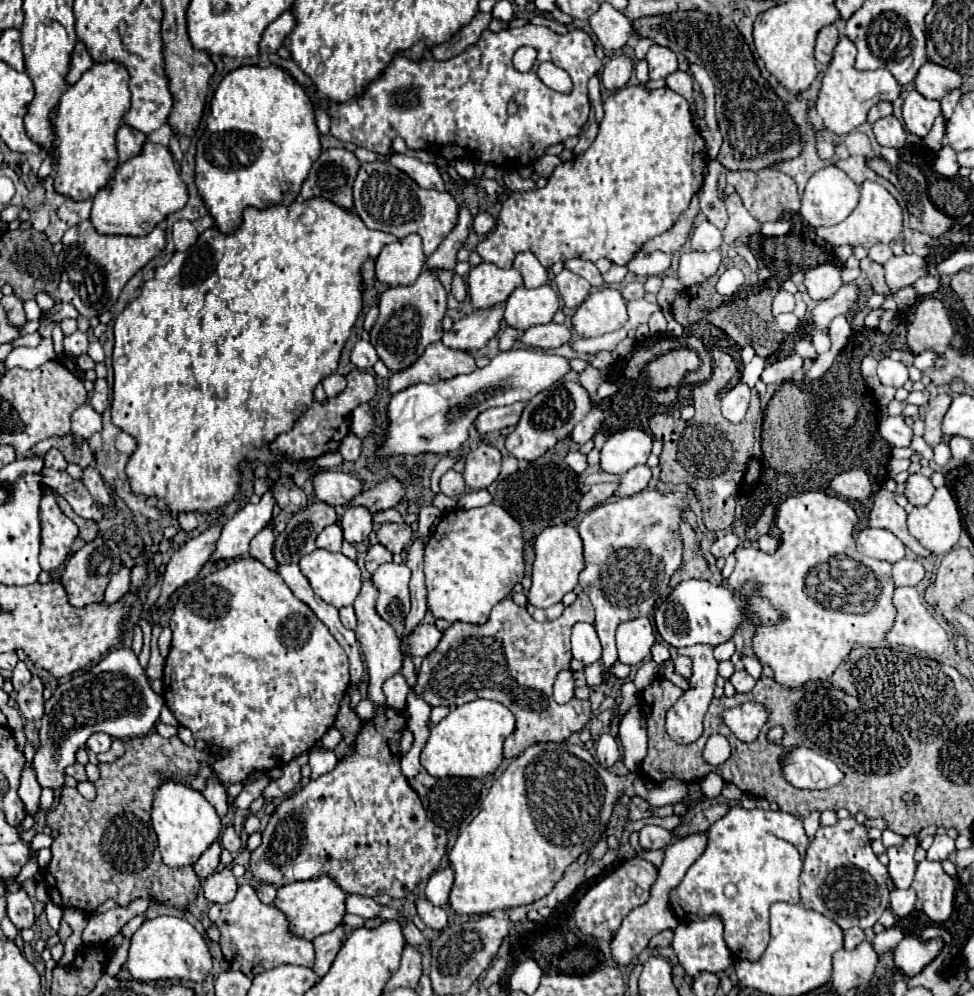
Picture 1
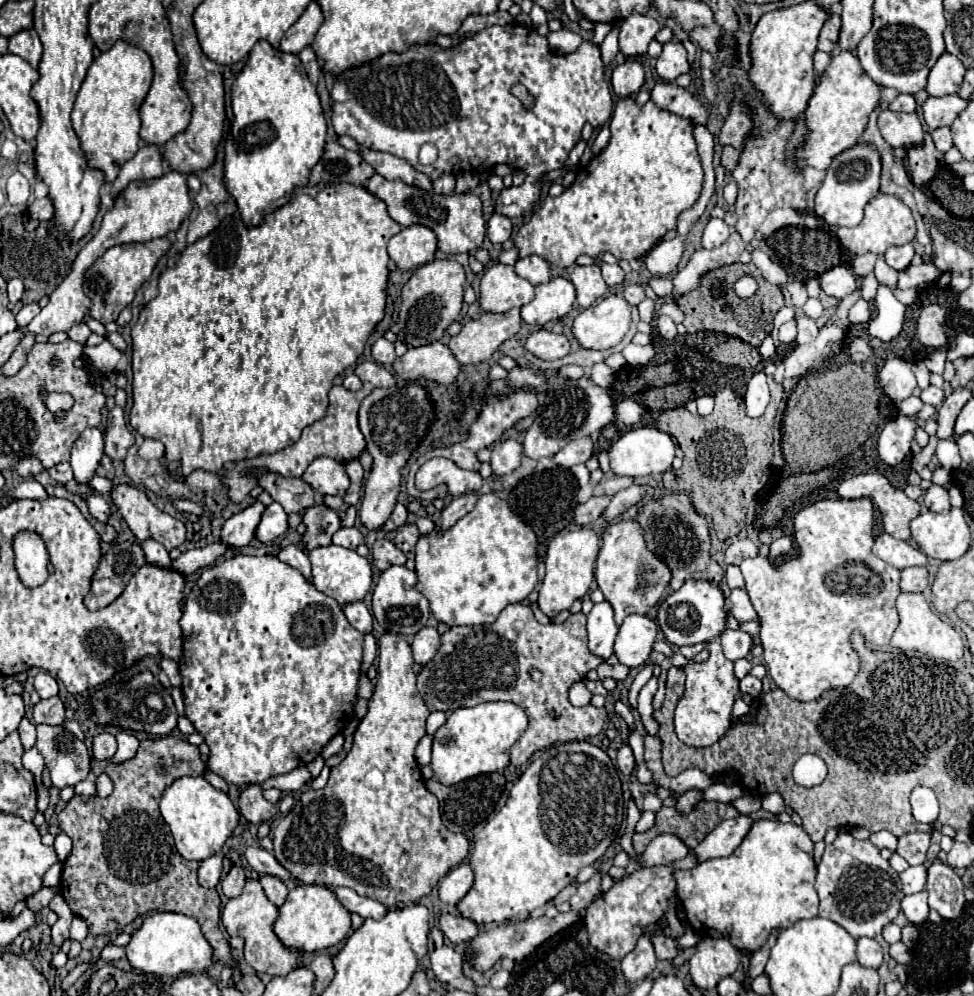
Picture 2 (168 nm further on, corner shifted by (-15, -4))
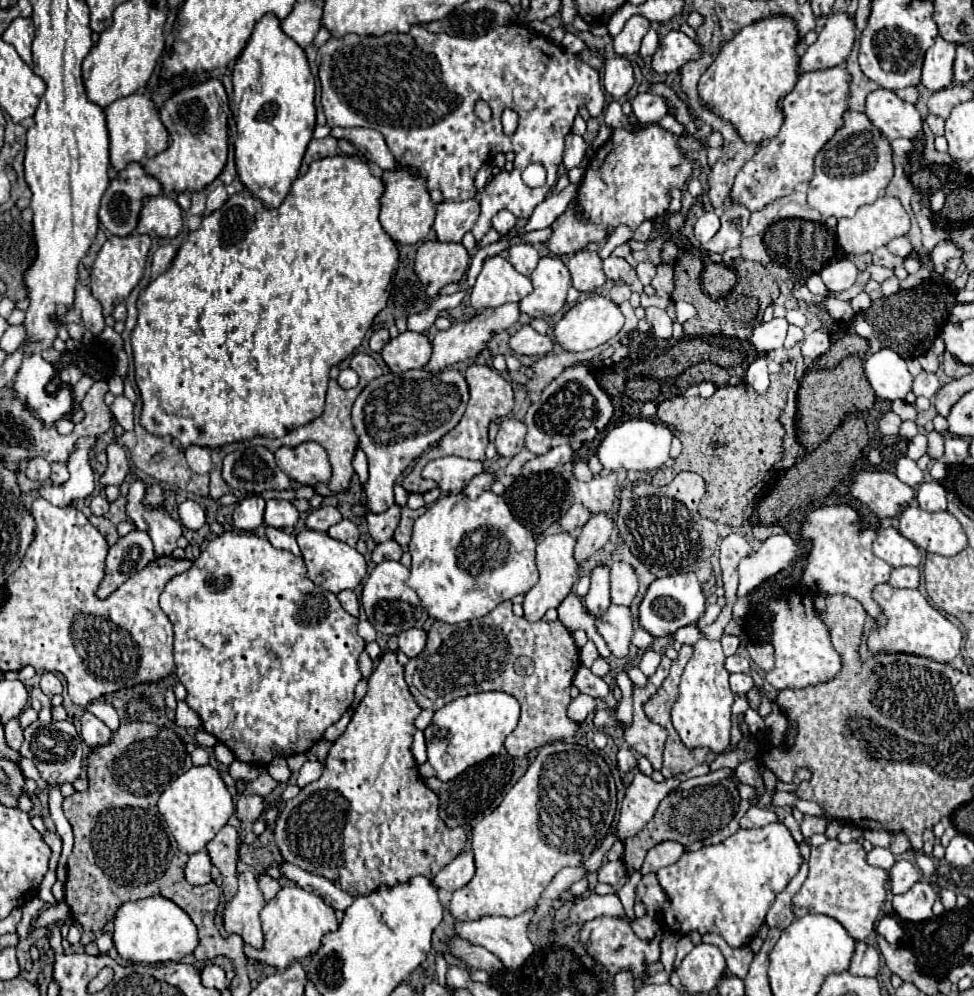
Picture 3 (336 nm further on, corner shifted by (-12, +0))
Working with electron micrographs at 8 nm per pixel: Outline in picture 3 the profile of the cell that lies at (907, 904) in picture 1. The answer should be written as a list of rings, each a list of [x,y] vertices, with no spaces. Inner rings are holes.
[[[925,881],[915,883],[907,893],[893,897],[893,909],[903,921],[927,921],[933,919],[933,903],[937,893]]]

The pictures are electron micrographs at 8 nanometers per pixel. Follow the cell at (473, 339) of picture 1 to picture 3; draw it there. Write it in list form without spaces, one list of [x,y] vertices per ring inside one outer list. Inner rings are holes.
[[[505,303],[505,305],[501,305],[501,307],[481,311],[481,313],[475,315],[471,321],[451,325],[451,327],[445,329],[445,331],[437,331],[437,335],[435,335],[433,341],[431,341],[431,345],[433,345],[431,359],[429,359],[429,363],[423,367],[423,371],[437,373],[437,371],[441,371],[441,369],[445,369],[445,367],[457,363],[457,361],[465,361],[465,359],[471,359],[471,357],[479,355],[479,353],[487,347],[487,341],[491,339],[491,333],[503,331],[503,329],[511,327],[517,319],[519,319],[519,303]]]

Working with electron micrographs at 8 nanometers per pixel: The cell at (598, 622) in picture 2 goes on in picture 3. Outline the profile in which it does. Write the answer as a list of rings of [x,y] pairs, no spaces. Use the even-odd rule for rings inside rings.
[[[597,565],[591,569],[591,589],[585,597],[587,611],[591,615],[601,615],[609,605],[609,567],[607,565]]]

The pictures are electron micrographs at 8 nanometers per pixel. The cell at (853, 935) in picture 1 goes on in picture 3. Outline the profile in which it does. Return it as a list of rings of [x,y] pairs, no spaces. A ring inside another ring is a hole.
[[[863,941],[857,943],[855,955],[851,959],[849,973],[859,977],[875,977],[879,971],[879,951]]]

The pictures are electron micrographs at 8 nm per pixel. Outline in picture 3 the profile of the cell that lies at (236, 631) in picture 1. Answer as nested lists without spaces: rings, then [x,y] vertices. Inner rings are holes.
[[[227,531],[219,537],[215,537],[213,541],[209,541],[207,549],[199,555],[199,559],[193,561],[189,571],[169,579],[169,583],[165,585],[165,589],[159,597],[159,605],[173,625],[173,633],[175,633],[173,657],[175,657],[175,665],[177,665],[175,675],[187,689],[187,699],[185,699],[187,705],[201,717],[203,729],[207,733],[215,735],[217,741],[227,745],[239,761],[267,765],[275,757],[289,757],[295,753],[305,753],[323,737],[323,733],[329,725],[333,725],[335,721],[341,719],[341,715],[353,703],[355,685],[363,677],[359,671],[359,665],[357,665],[361,651],[365,649],[365,641],[357,633],[359,619],[349,615],[347,611],[341,611],[341,603],[337,603],[337,597],[331,591],[317,587],[307,577],[307,569],[305,569],[305,563],[301,557],[293,555],[291,551],[273,547],[265,537],[257,537],[255,533],[235,533],[235,531]]]

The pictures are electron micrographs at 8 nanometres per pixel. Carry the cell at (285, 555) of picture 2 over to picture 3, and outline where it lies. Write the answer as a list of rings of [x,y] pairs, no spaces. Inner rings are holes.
[[[267,527],[267,529],[265,529],[265,535],[267,535],[267,539],[271,541],[271,545],[275,545],[277,549],[287,549],[287,551],[291,551],[291,553],[295,553],[295,555],[301,555],[301,553],[299,553],[299,545],[297,545],[297,541],[295,541],[295,535],[285,533],[285,531],[281,531],[281,529],[275,529],[275,527]]]

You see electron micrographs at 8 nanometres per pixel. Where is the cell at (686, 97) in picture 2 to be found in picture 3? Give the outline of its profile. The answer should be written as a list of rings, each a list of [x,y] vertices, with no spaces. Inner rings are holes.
[[[639,93],[633,99],[633,115],[641,123],[655,123],[669,113],[671,113],[671,109],[667,107],[663,97],[657,97],[651,93]]]

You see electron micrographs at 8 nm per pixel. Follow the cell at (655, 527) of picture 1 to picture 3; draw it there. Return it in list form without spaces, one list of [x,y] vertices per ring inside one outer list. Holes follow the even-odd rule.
[[[615,563],[611,565],[611,603],[629,607],[637,593],[637,575],[631,565]]]

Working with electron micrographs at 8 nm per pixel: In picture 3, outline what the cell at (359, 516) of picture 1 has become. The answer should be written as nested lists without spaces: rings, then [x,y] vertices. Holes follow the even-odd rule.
[[[443,369],[437,373],[387,373],[373,379],[361,391],[353,405],[353,427],[359,437],[359,447],[369,459],[369,483],[365,485],[365,495],[371,513],[383,513],[395,503],[393,483],[397,477],[429,445],[437,443],[461,421],[467,401],[467,381],[457,369]]]

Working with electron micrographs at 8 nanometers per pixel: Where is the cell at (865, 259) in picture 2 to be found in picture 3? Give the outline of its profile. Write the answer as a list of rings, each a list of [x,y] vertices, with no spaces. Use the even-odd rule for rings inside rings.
[[[875,264],[869,266],[867,271],[870,273],[871,278],[877,281],[879,284],[883,283],[883,281],[894,275],[894,272],[891,269]]]

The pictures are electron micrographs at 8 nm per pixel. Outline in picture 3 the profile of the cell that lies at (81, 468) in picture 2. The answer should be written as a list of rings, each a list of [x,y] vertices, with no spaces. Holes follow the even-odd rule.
[[[83,437],[77,441],[77,449],[73,451],[69,459],[69,481],[57,487],[41,487],[39,493],[47,501],[51,501],[57,507],[69,507],[71,503],[85,499],[95,489],[95,473],[89,465],[89,449],[95,443],[95,439]]]

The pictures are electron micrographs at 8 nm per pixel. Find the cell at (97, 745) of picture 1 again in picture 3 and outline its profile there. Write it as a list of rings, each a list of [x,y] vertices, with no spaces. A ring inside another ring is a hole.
[[[85,711],[85,715],[81,717],[81,737],[85,739],[89,747],[105,745],[111,739],[111,729],[101,719],[97,719],[93,713]]]

